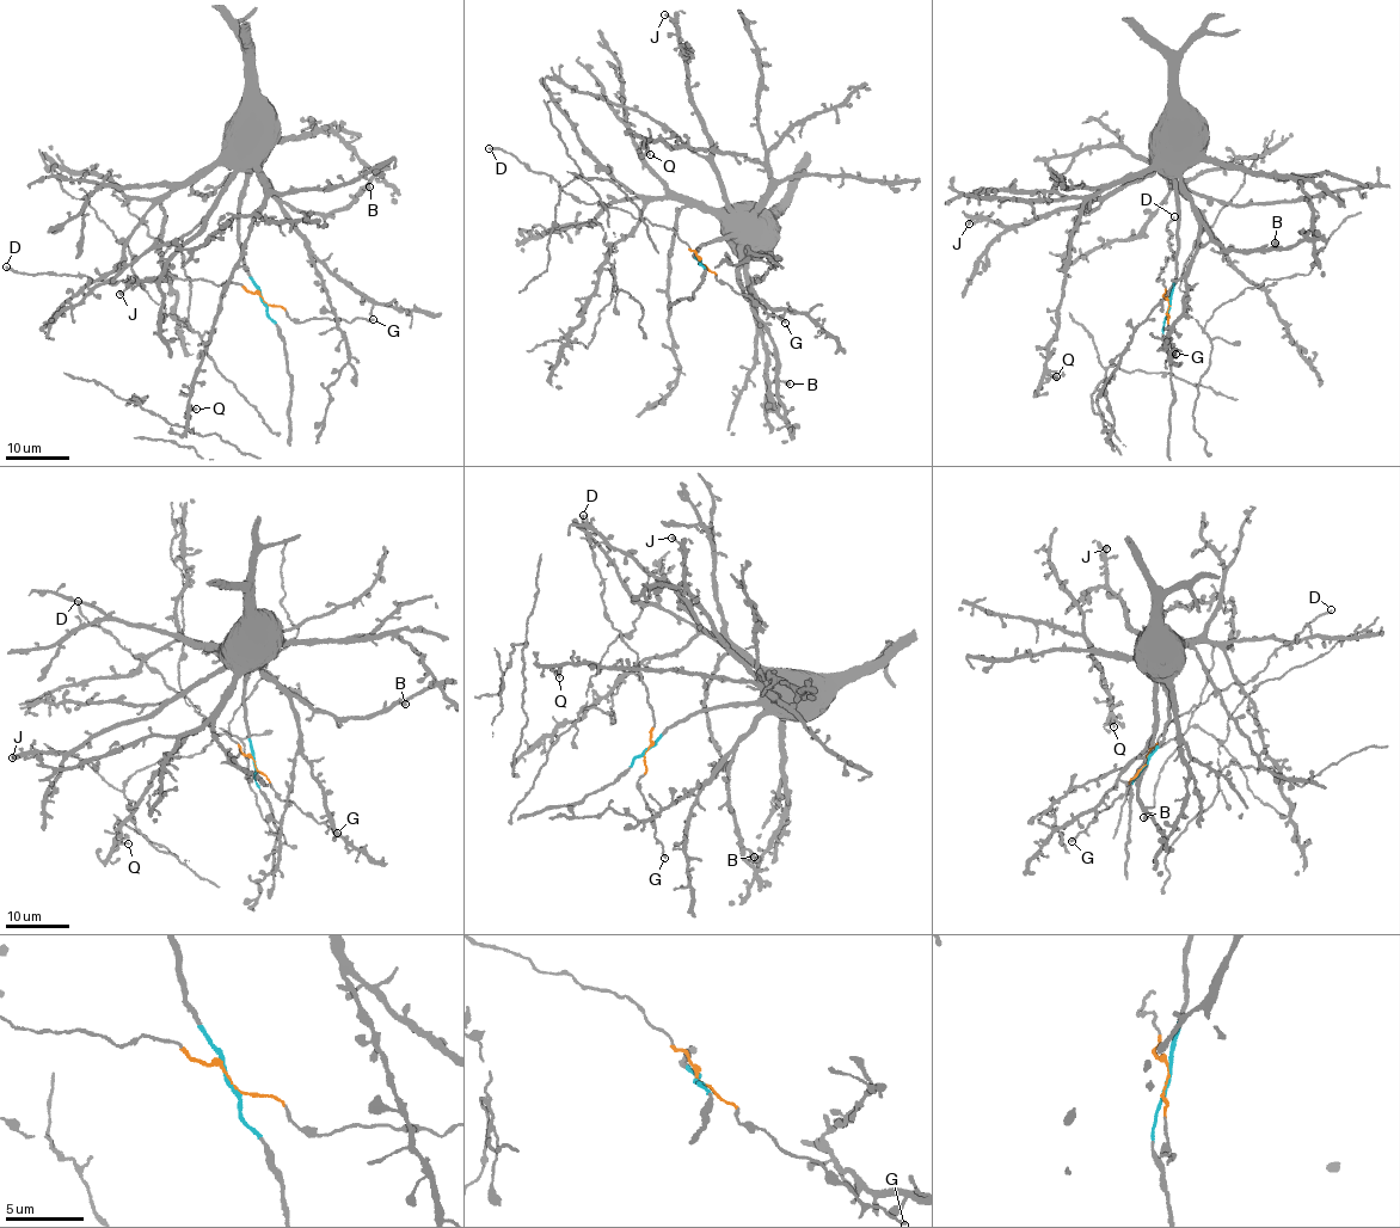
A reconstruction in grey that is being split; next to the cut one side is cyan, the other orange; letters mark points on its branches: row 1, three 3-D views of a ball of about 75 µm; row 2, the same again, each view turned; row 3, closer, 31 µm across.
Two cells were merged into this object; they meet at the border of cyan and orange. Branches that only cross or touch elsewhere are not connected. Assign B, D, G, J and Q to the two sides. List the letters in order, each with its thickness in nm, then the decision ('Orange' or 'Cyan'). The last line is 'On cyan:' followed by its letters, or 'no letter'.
B: Thickness 480 nm. Cyan
D: Thickness 200 nm. Orange
G: Thickness 220 nm. Orange
J: Thickness 280 nm. Cyan
Q: Thickness 190 nm. Cyan
On cyan: B, J, Q

